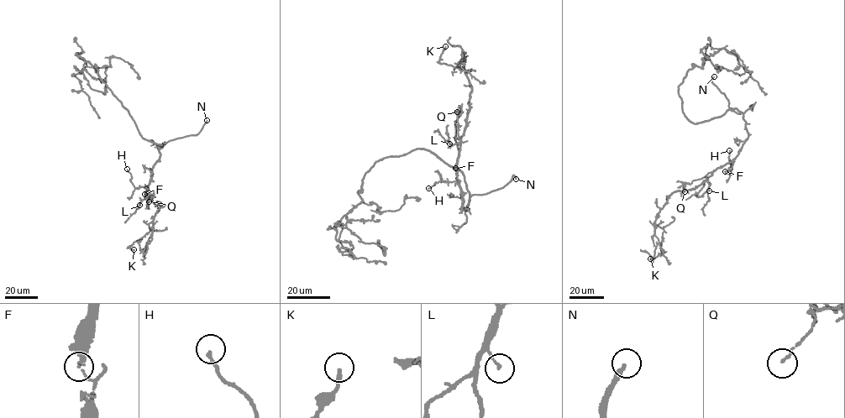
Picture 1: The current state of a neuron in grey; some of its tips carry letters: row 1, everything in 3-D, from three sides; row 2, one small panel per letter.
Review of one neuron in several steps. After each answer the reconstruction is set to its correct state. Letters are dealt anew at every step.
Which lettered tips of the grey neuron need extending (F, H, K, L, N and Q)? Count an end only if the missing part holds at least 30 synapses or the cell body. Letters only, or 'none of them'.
N

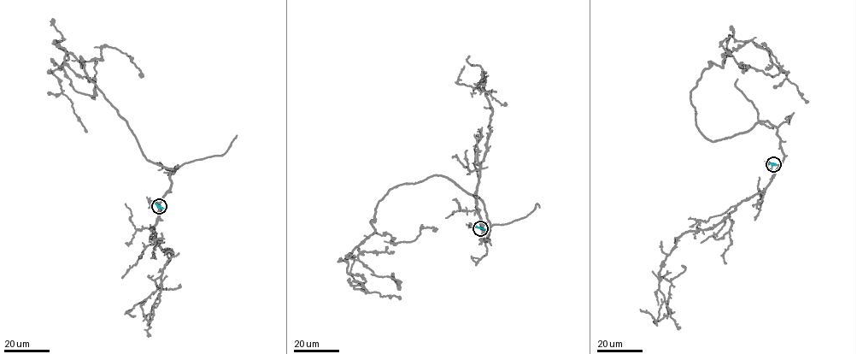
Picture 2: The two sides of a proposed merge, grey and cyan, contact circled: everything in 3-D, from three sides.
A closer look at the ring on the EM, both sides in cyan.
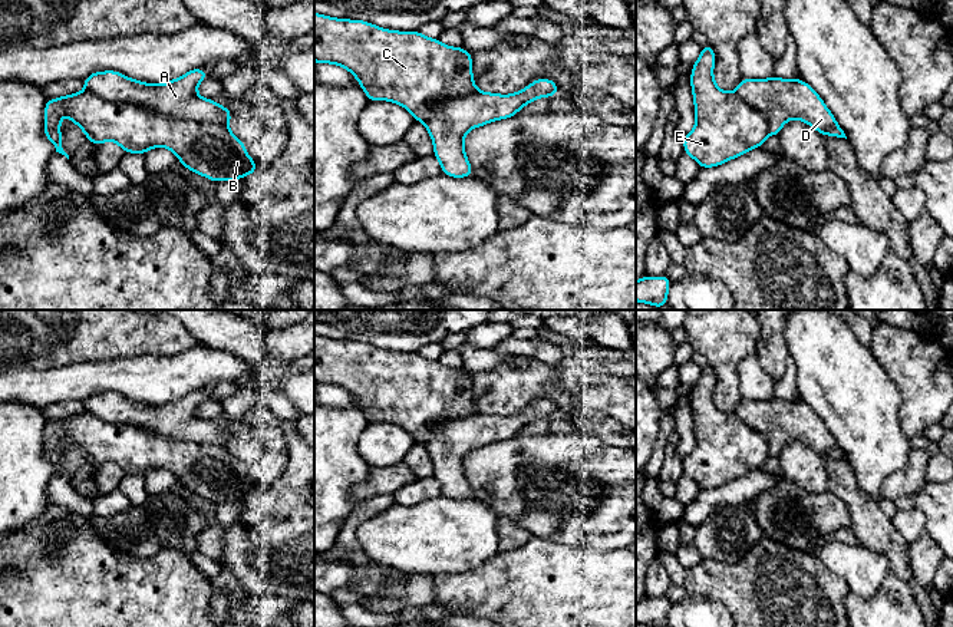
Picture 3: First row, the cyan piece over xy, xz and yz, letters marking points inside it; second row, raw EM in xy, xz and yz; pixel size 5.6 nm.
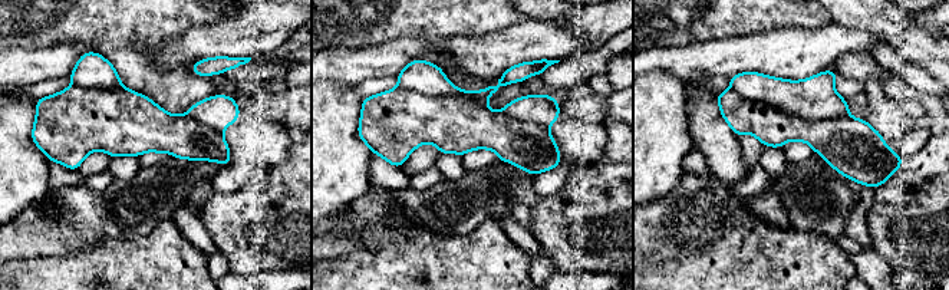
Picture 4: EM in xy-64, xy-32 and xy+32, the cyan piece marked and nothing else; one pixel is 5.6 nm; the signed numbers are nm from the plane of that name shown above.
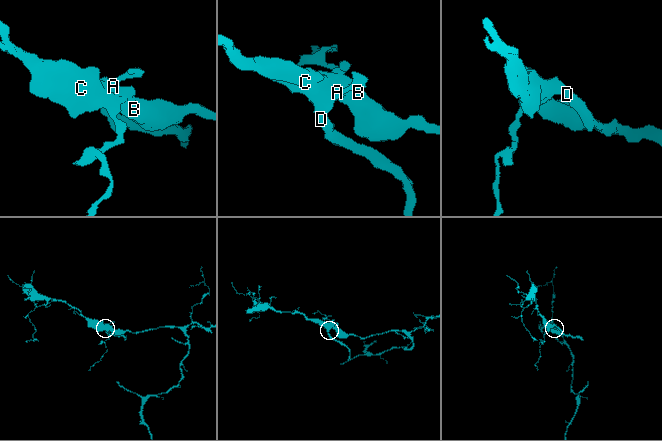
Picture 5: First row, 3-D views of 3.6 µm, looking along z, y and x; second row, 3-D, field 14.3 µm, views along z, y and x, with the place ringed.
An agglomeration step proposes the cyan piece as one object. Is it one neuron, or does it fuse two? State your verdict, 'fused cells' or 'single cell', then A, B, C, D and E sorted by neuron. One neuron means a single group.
fused cells; groups A D / B C E

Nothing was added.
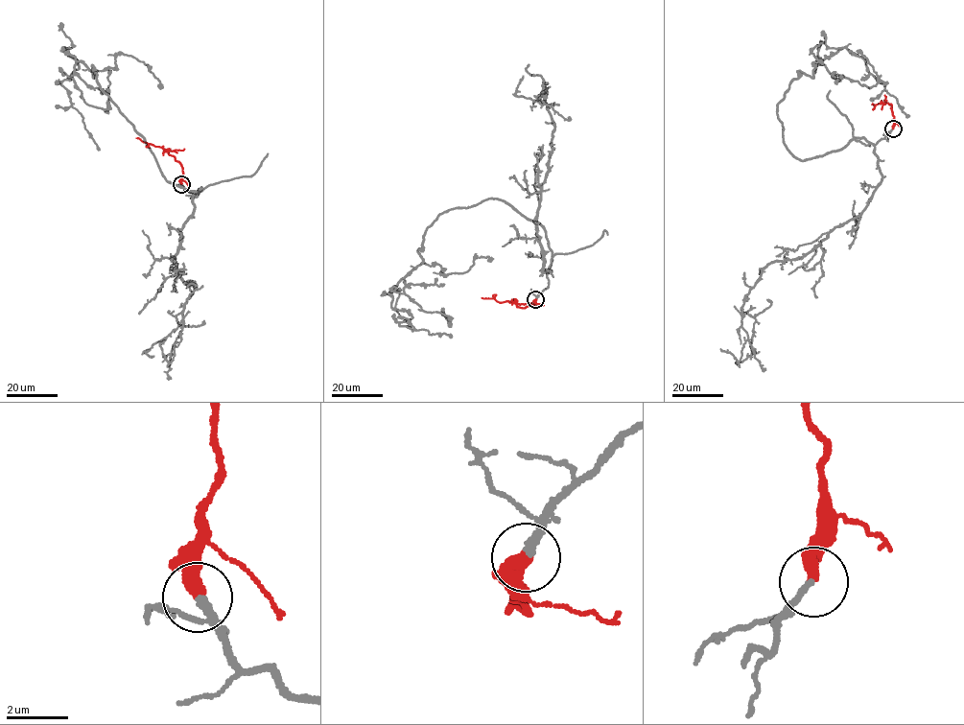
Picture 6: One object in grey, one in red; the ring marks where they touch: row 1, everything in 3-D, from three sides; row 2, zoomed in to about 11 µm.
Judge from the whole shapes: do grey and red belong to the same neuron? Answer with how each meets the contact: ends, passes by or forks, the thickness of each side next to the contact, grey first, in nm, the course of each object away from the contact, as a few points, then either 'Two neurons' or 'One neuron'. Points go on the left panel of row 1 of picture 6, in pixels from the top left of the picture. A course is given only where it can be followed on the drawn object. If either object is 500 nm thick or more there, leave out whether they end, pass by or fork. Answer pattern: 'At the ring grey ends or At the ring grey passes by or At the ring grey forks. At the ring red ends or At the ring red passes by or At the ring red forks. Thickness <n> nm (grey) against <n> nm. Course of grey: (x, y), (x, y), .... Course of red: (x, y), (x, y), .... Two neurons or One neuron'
At the ring grey ends. At the ring red ends. Thickness 240 nm (grey) against 420 nm. Course of grey: (181, 183), (201, 188), (168, 182), (93, 66), (63, 48), (79, 66), (61, 83), (98, 151). Course of red: (181, 183), (181, 165), (174, 156), (160, 147), (136, 137). One neuron

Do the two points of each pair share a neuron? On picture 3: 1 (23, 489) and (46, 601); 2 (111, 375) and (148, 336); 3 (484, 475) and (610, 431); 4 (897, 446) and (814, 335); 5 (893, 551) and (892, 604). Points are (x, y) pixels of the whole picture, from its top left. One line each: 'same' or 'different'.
1: different
2: different
3: different
4: same
5: different

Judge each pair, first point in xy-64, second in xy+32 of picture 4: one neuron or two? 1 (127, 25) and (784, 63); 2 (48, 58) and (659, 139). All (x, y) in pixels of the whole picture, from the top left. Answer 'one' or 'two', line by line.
1: two
2: two

